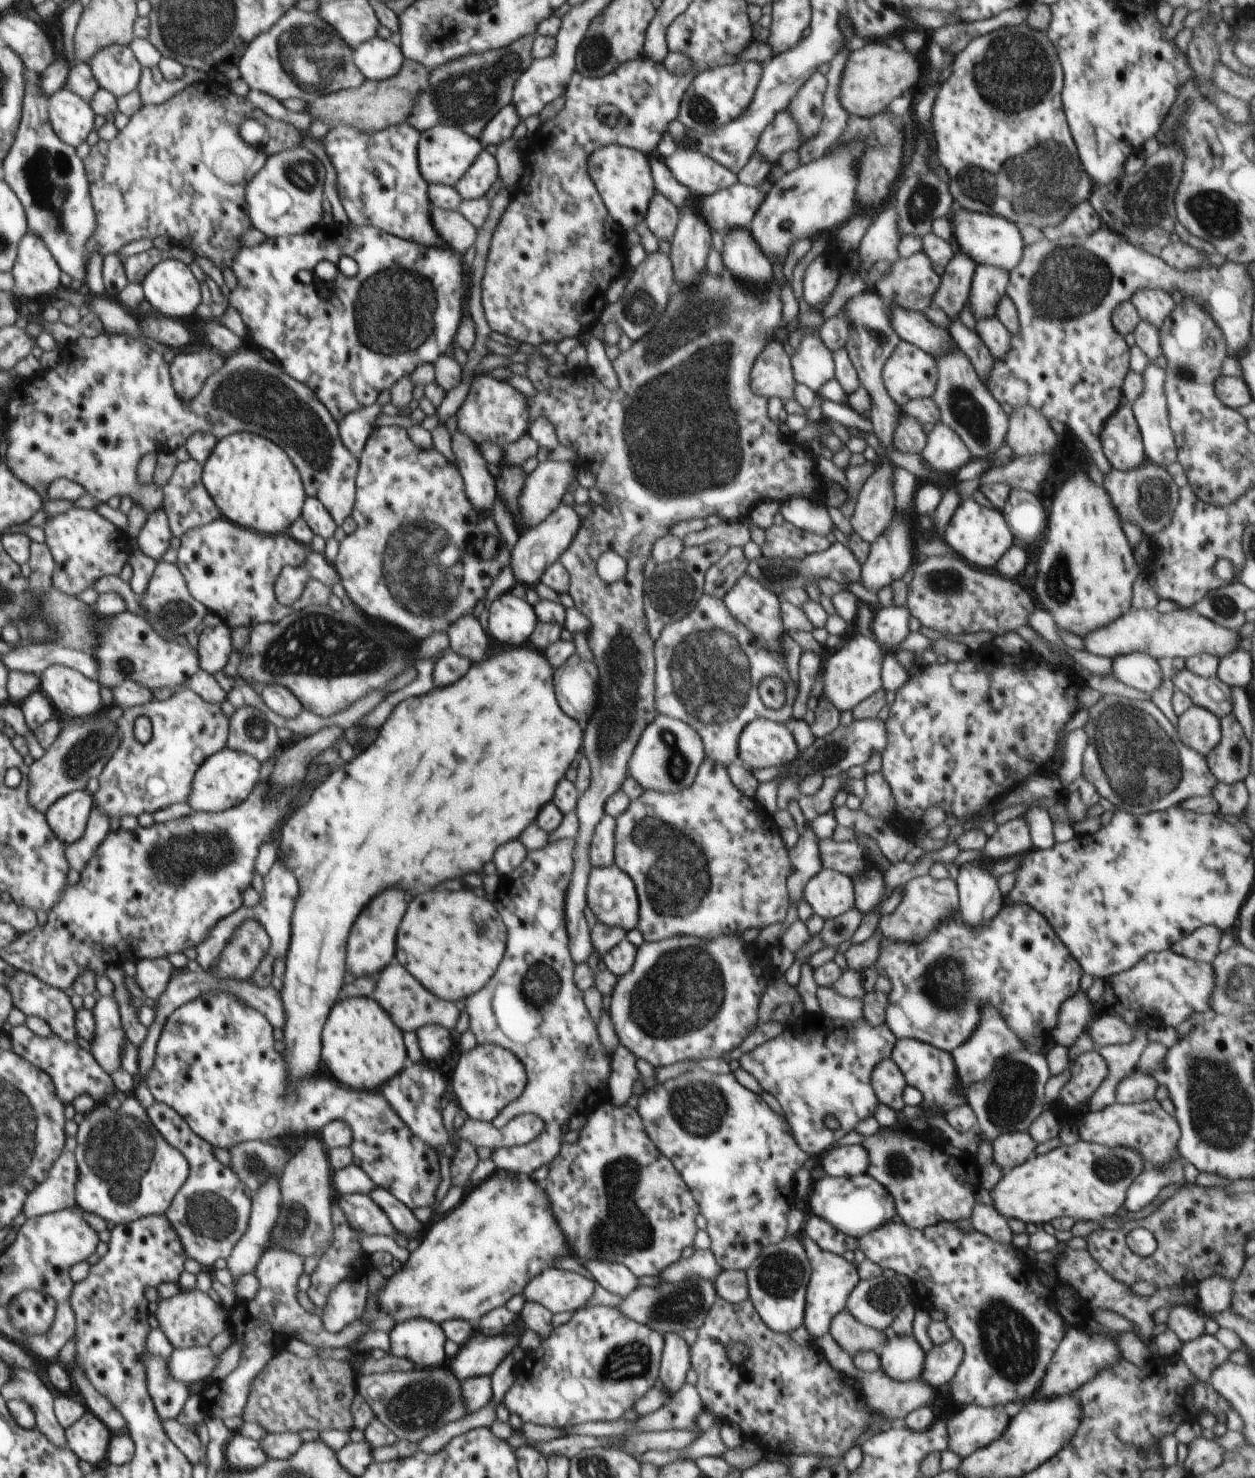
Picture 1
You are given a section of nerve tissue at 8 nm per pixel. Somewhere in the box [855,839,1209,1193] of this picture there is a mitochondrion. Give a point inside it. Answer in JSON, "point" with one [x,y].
{"point":[1009,1102]}

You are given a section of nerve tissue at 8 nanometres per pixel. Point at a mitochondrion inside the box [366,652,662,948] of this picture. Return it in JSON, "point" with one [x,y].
{"point":[482,930]}

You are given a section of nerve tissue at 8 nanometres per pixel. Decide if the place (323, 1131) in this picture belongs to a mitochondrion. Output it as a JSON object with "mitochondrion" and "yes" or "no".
{"mitochondrion":"no"}

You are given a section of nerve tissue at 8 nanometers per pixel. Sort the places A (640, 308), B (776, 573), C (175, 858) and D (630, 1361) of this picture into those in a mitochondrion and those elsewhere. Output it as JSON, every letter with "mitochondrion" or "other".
{"A":"mitochondrion","B":"mitochondrion","C":"mitochondrion","D":"mitochondrion"}

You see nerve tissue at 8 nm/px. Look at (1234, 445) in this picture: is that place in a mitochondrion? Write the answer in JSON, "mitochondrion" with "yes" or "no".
{"mitochondrion":"no"}

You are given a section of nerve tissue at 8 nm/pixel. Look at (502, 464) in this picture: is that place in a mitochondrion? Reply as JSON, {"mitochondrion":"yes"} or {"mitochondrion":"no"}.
{"mitochondrion":"no"}

